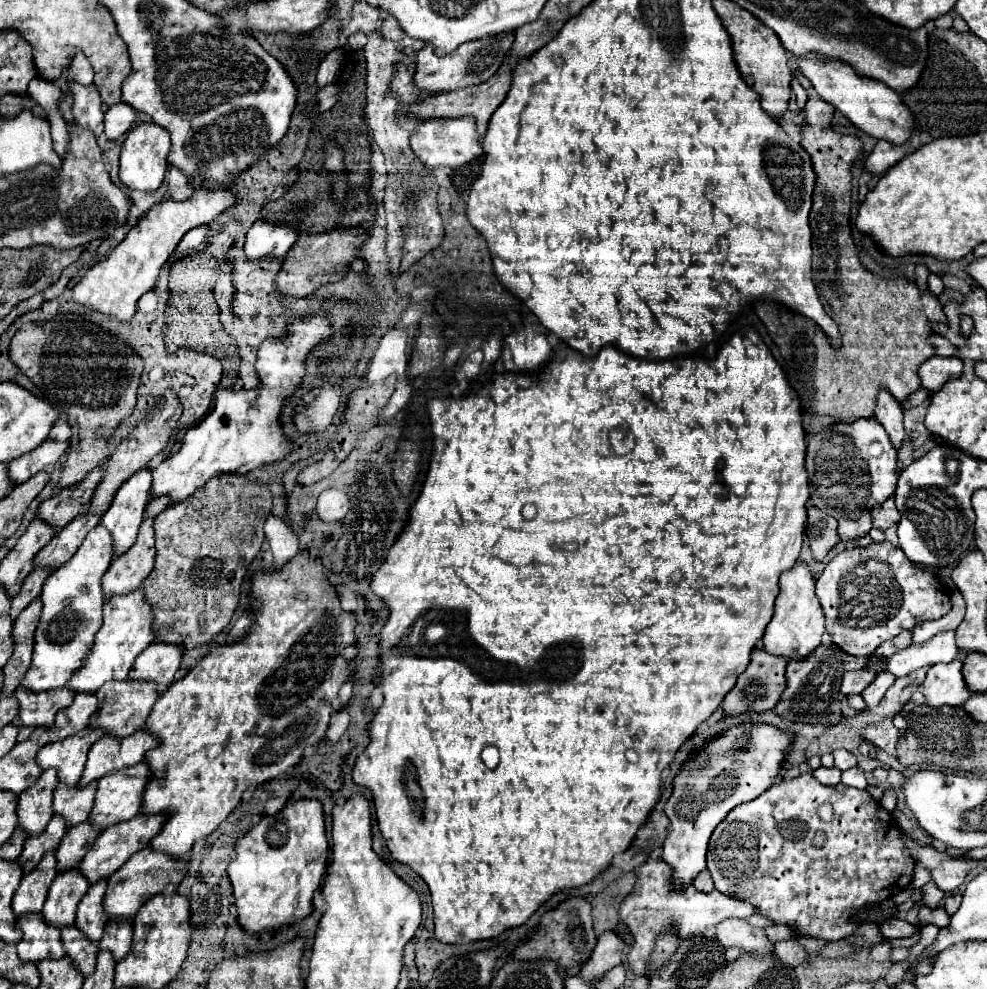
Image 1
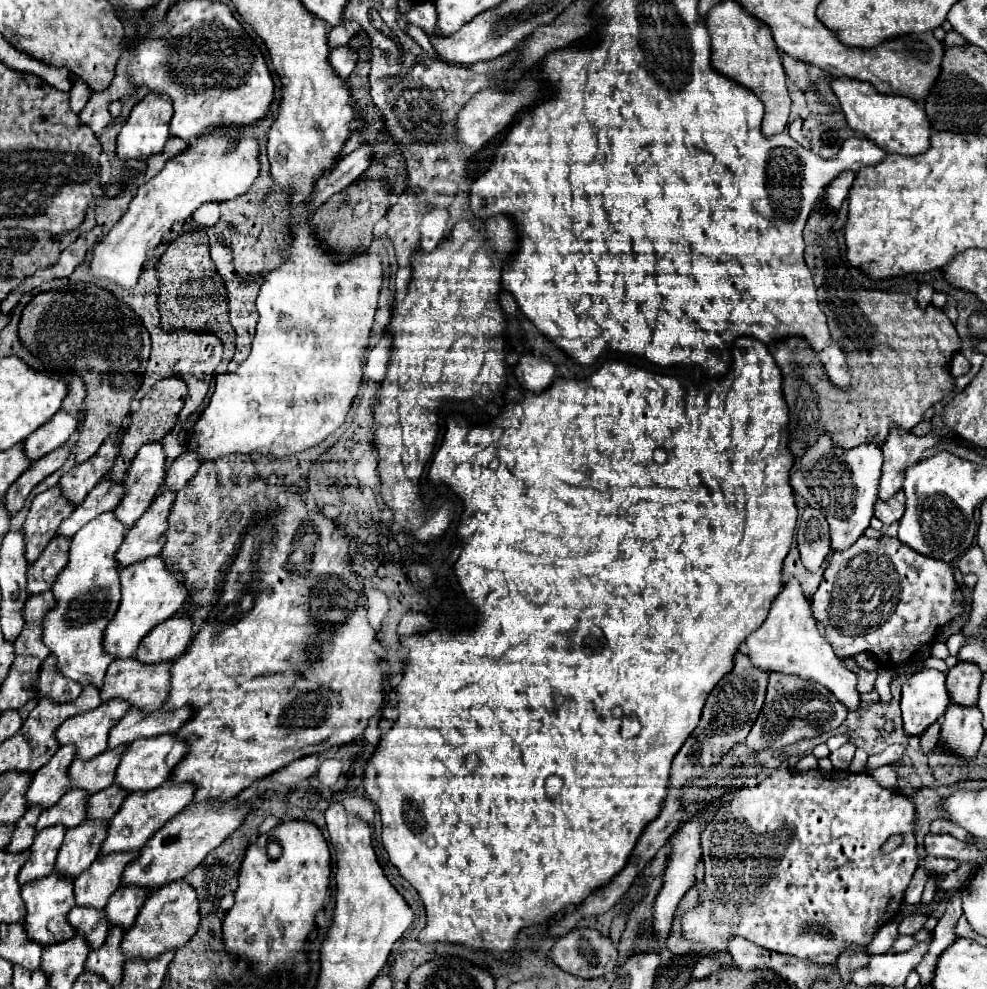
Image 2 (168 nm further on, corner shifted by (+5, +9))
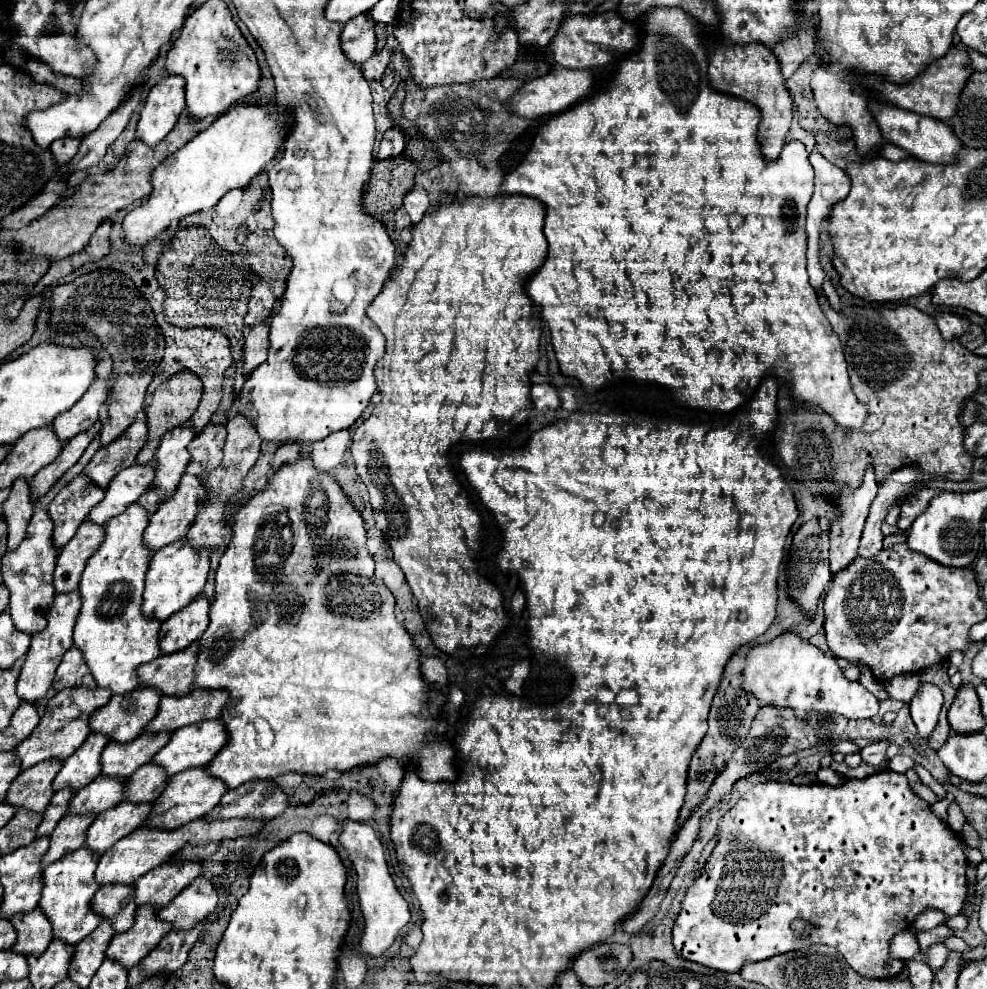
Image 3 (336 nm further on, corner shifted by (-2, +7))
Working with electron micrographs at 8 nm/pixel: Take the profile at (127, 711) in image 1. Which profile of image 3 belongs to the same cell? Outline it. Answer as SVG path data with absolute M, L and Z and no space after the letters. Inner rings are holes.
M197 644L137 666L137 678L143 688L159 690L161 696L187 696L191 692L195 660Z

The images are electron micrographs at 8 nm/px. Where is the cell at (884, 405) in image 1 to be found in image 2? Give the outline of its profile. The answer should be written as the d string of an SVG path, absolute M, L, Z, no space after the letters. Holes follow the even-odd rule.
M894 428L882 446L884 452L884 466L882 466L882 478L878 484L878 500L888 500L896 492L902 490L904 472L918 464L922 460L922 452L928 448L934 448L940 442L952 440L952 434L926 434L926 436L910 436L904 430Z

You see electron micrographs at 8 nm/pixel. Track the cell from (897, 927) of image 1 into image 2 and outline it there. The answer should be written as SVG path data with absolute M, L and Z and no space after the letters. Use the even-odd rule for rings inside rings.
M912 914L908 918L904 918L900 922L900 934L906 934L906 936L914 936L916 932L920 932L924 928L924 922L926 922L926 916L924 914Z

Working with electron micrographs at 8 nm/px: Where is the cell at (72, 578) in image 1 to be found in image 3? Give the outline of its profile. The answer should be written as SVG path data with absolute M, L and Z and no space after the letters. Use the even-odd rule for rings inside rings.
M131 504L119 516L103 524L105 538L87 560L79 594L83 600L81 612L75 622L73 642L83 654L97 686L109 688L113 694L127 694L139 686L135 668L159 656L159 622L141 616L141 596L145 568L149 566L151 552L143 544L143 530L147 528L149 514Z

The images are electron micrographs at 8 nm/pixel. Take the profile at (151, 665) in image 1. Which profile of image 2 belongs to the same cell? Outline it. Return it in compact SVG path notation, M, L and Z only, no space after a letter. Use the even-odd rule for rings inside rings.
M182 612L176 614L162 624L154 626L150 630L138 650L136 650L136 660L144 664L156 664L156 662L174 662L176 656L184 654L192 640L192 618L190 614Z

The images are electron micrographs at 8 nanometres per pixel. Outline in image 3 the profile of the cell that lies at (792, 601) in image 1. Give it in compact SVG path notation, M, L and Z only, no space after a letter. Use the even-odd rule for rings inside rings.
M789 630L767 644L757 644L751 648L743 670L743 686L757 694L763 706L791 706L801 720L805 720L807 712L811 710L843 714L849 720L875 718L879 710L877 698L861 682L845 678L837 660L819 646L801 638L797 630Z

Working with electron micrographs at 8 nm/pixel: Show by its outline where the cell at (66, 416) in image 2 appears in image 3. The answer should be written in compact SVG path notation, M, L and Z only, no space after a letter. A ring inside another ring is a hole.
M97 380L95 384L91 384L85 396L73 408L69 408L69 412L63 412L61 416L57 416L57 420L53 420L55 436L61 442L67 442L77 434L89 430L99 418L99 410L107 400L109 388L111 388L111 380L107 382Z

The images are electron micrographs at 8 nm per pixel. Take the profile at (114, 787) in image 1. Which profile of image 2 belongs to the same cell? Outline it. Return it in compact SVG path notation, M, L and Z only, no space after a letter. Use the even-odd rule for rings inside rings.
M172 732L136 740L128 746L126 754L122 756L114 782L128 792L154 790L154 786L160 786L166 780L166 774L170 774L170 770L174 770L174 766L182 760L182 754L186 754L186 742L182 742L182 738L178 738L178 734Z

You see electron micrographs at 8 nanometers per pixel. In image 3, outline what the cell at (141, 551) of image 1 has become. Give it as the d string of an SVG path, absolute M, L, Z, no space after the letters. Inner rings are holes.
M185 474L175 494L165 500L151 516L145 528L143 542L151 552L185 538L189 524L195 520L197 504L205 498L205 486L197 476Z

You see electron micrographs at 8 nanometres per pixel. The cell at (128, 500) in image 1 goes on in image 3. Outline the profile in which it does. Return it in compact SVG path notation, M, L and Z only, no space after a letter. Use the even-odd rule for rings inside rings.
M189 426L169 430L155 452L155 478L147 494L143 494L137 504L153 514L163 500L175 493L178 483L189 464L187 444L195 438L195 432Z

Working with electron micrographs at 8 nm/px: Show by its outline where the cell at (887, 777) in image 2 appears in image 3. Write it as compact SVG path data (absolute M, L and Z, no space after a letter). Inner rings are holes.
M895 756L895 758L891 758L889 770L903 774L903 772L907 772L909 768L913 768L913 760L909 760L907 756Z

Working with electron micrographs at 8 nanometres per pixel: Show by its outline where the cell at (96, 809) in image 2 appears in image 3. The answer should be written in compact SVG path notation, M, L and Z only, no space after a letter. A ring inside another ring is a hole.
M145 764L137 772L133 772L129 780L125 780L123 800L133 804L153 802L161 794L161 788L165 788L165 780L169 778L165 776L165 772L161 772L161 768L157 768L155 764Z

